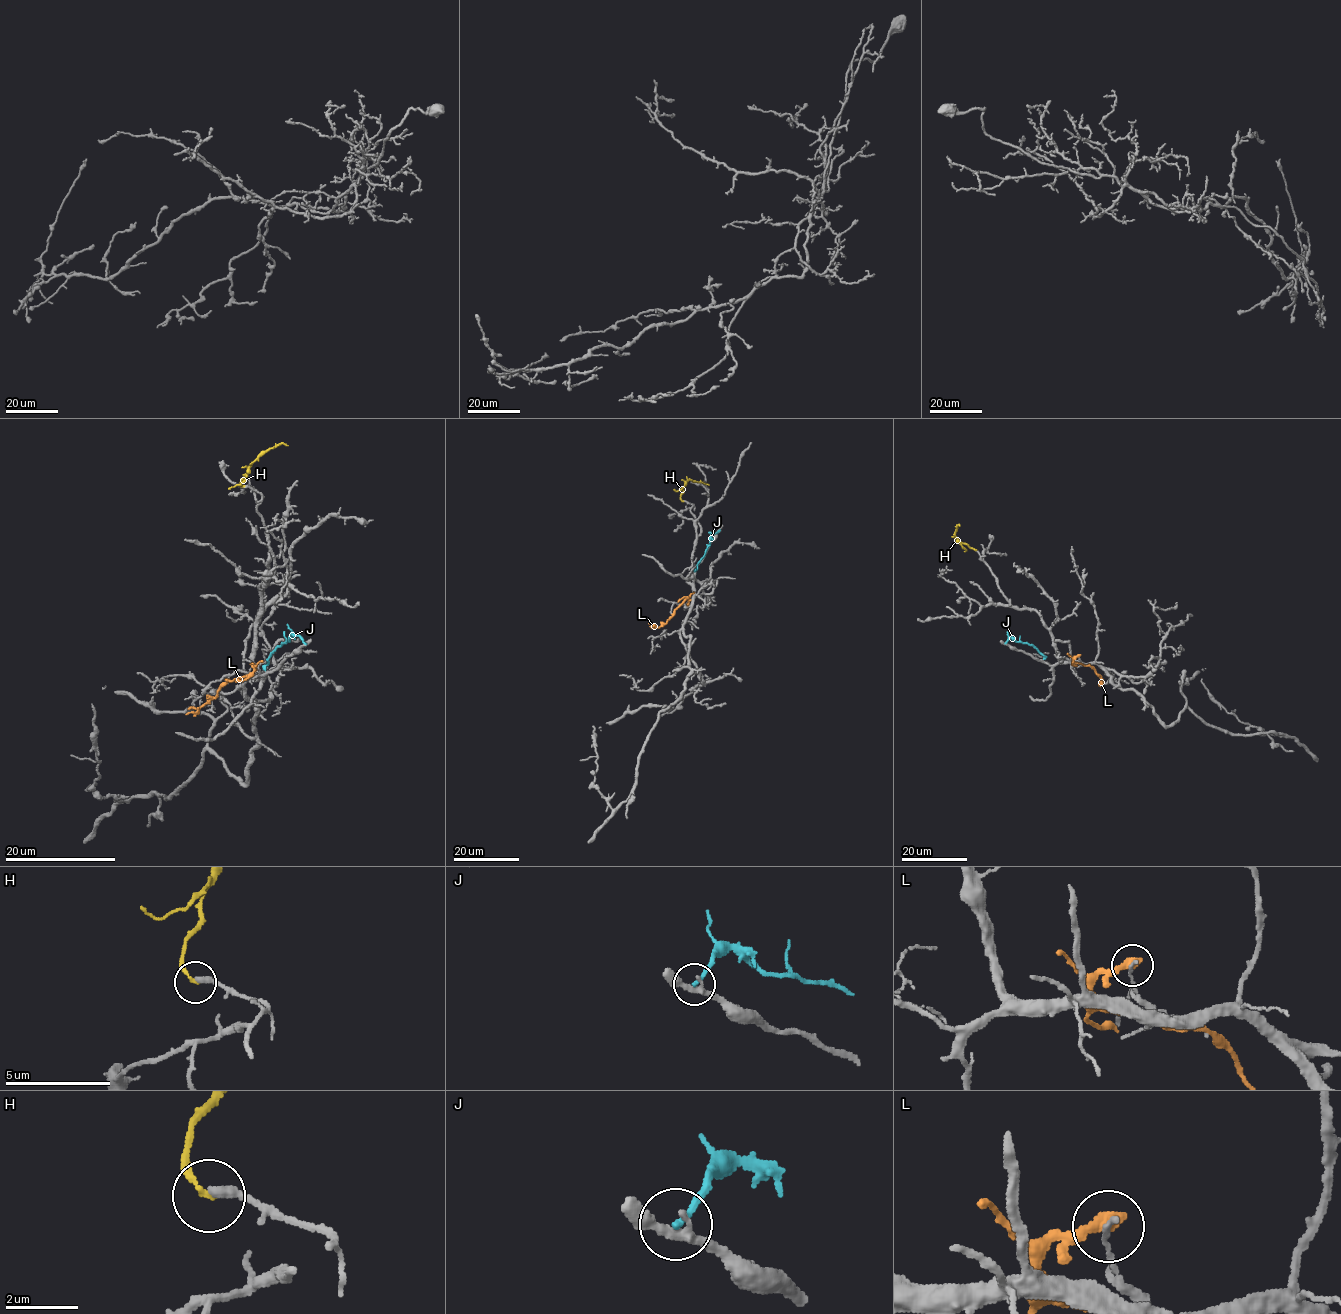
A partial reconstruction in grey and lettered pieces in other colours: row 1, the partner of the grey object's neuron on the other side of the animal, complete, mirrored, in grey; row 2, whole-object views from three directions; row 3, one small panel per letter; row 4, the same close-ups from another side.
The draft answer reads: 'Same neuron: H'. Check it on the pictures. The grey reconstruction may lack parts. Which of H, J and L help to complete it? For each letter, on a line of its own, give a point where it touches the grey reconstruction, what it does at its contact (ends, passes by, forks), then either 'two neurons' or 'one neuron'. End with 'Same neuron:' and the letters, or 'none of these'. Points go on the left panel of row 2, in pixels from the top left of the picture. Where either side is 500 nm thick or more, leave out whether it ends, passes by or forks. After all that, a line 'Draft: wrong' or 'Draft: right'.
H: meets grey at (243, 486); it ends there; one neuron
J: meets grey at (305, 643); it ends there; two neurons
L: meets grey at (253, 665); it ends there; two neurons
Same neuron: H
Draft: right

